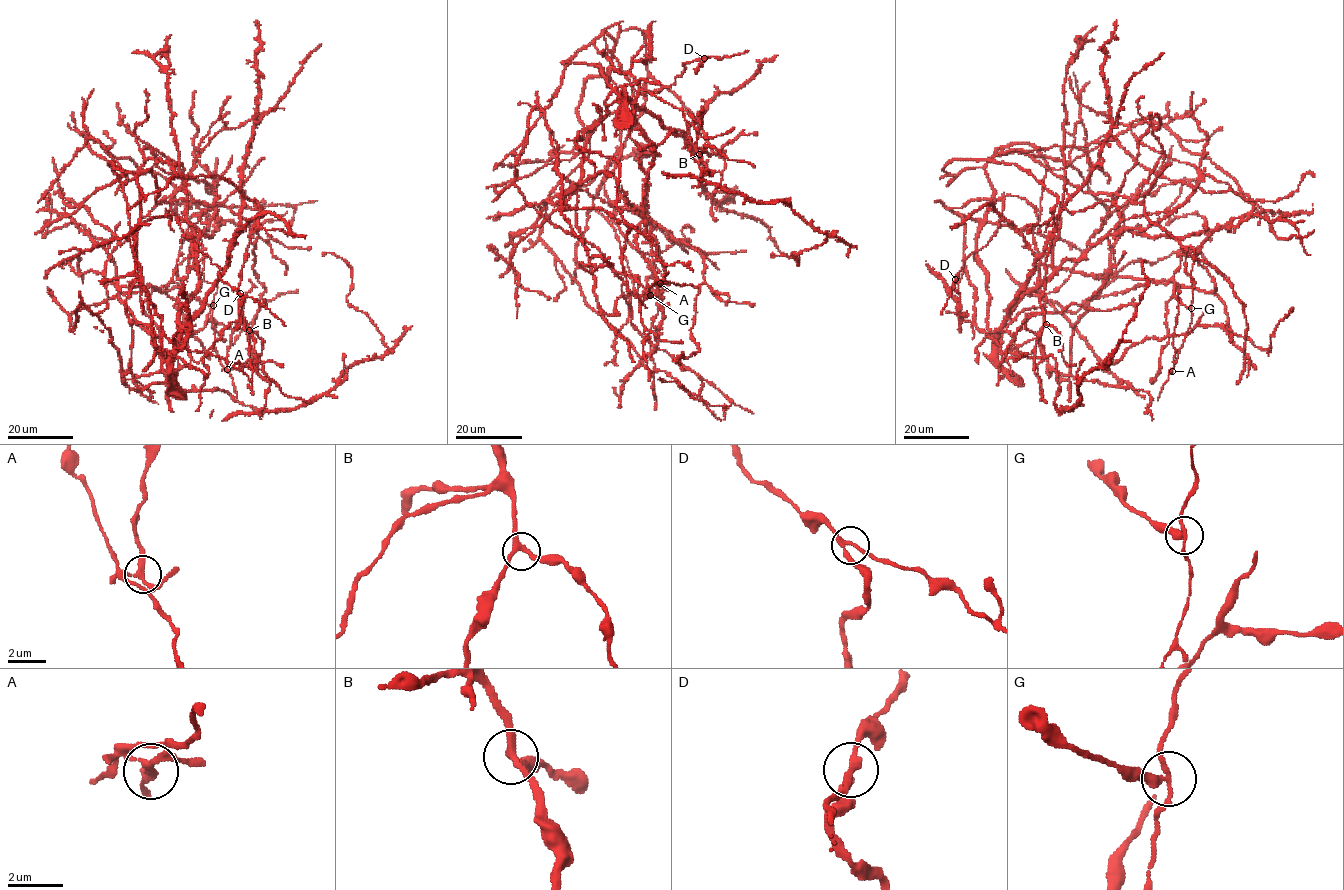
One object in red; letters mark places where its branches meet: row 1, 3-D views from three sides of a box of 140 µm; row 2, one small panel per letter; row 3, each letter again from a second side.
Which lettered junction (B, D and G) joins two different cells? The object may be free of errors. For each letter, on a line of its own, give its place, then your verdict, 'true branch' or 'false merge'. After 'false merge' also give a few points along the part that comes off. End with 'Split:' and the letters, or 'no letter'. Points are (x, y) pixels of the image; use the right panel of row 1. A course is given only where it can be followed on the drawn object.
B: place (1046, 324); true branch
D: place (955, 279); true branch
G: place (1191, 308); false merge; course (1191, 308), (1190, 328), (1171, 371), (1178, 314), (1177, 284)
Split: G

